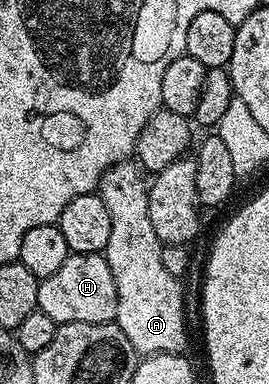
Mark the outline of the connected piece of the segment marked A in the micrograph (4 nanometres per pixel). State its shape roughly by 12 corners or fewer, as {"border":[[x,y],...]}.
{"border":[[134,162],[97,194],[115,322],[140,356],[187,343],[185,287],[161,262],[149,183]]}

